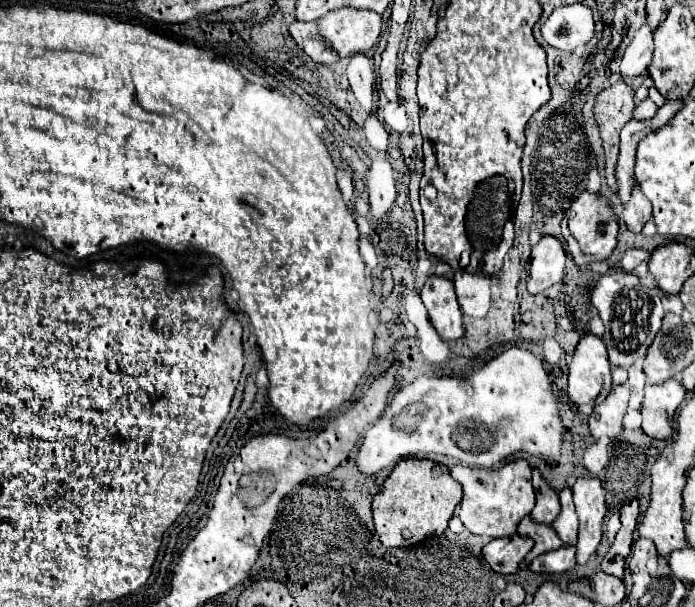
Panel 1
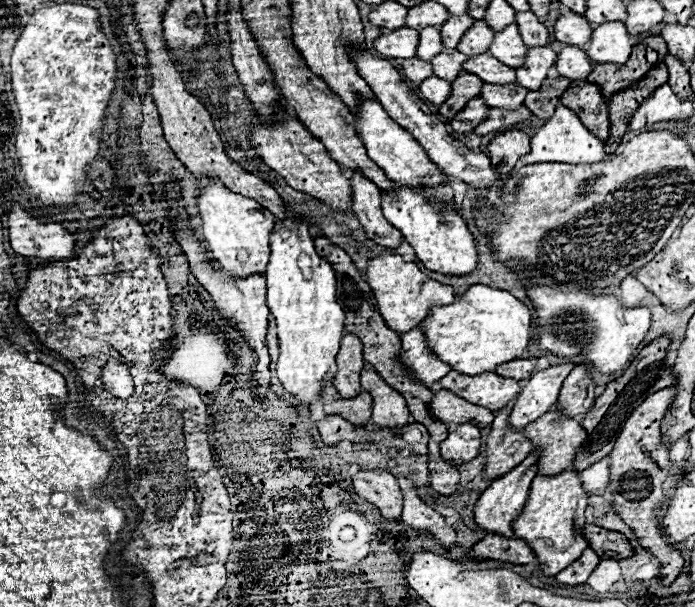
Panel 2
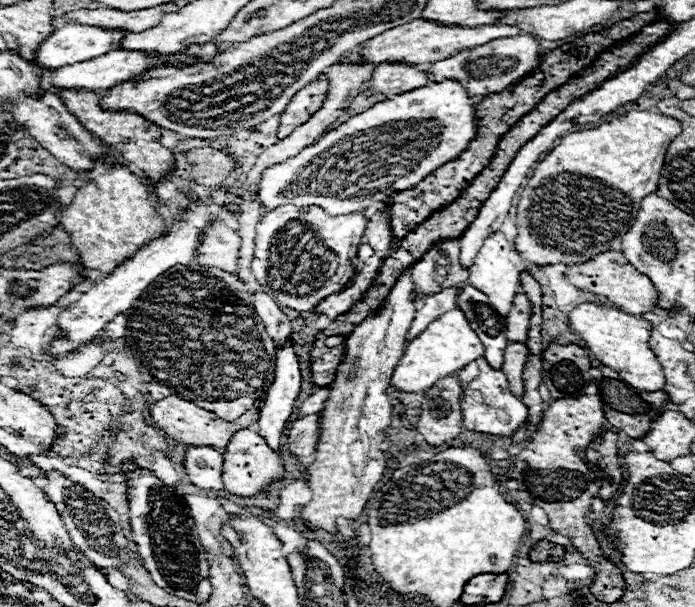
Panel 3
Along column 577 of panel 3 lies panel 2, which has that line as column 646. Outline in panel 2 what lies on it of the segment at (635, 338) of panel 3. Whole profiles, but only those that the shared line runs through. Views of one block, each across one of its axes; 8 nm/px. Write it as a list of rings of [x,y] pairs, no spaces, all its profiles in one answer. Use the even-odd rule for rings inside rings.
[[[528,284],[528,296],[536,308],[536,342],[540,350],[572,362],[590,362],[590,366],[602,374],[624,370],[630,354],[650,328],[650,310],[646,306],[624,308],[616,296],[590,288],[576,288],[572,284]]]

